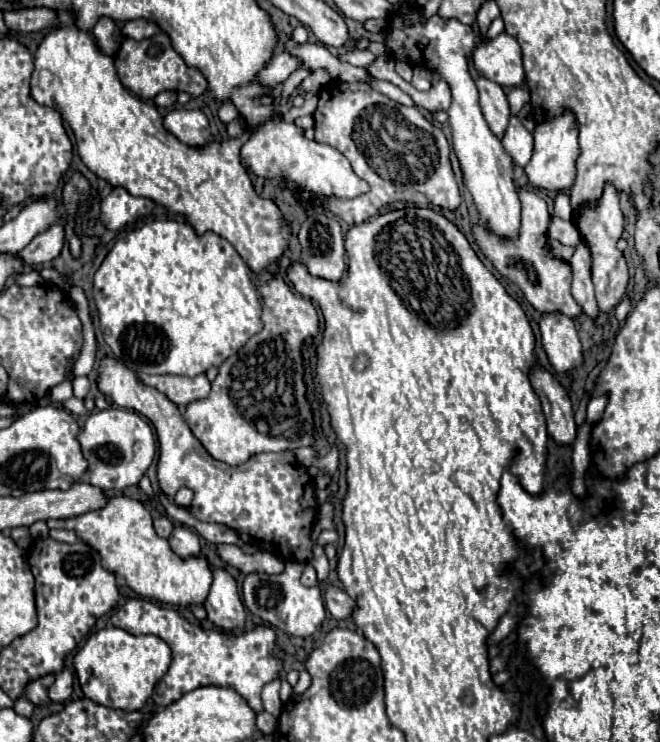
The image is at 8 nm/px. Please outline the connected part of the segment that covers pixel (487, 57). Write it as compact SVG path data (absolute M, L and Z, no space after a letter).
M506 32L486 44L480 44L474 50L474 66L482 76L508 88L520 86L526 76L522 66L520 44Z

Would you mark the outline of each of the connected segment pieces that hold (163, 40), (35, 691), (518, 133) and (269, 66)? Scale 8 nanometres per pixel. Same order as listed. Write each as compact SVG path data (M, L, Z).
M160 32L152 38L140 40L140 42L126 38L122 42L118 54L114 56L114 60L116 60L116 70L118 70L122 86L128 88L130 92L134 92L142 100L154 98L156 94L164 92L164 90L188 92L190 96L200 96L208 88L204 74L198 68L192 68L182 60L182 56L172 48L168 34L164 34L164 32Z
M54 674L42 676L42 678L38 678L38 680L34 680L34 682L30 682L30 684L26 686L24 696L26 696L30 702L34 702L36 706L46 706L46 704L50 704L48 688L52 686L52 682L54 682Z
M512 116L508 122L502 146L516 166L524 166L532 156L532 134L524 128L524 124L516 116Z
M288 52L276 54L264 64L264 70L260 70L260 74L254 80L260 82L260 86L264 88L274 88L276 84L282 84L296 68L300 68L298 58L294 58Z

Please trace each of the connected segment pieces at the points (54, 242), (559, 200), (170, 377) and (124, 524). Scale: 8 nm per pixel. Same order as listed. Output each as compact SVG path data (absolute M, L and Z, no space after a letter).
M64 220L56 222L46 232L38 234L24 250L16 254L16 258L20 258L28 266L50 262L60 254L62 244L64 244Z
M558 192L554 198L554 216L562 220L572 218L572 206L570 206L570 196L566 192Z
M140 374L138 376L142 384L152 386L160 390L162 394L168 396L174 404L190 404L194 400L202 400L210 394L210 382L206 374L198 374L194 378L190 376L174 376L174 374L164 374L164 376L150 376L150 374Z
M110 496L106 506L100 510L90 510L80 516L62 518L62 520L48 520L48 528L68 528L78 534L82 542L88 542L100 558L106 570L112 574L122 576L126 584L140 596L152 598L164 604L202 604L208 596L212 584L212 568L204 556L194 556L188 560L178 558L168 540L160 538L150 520L150 512L132 498L126 496Z

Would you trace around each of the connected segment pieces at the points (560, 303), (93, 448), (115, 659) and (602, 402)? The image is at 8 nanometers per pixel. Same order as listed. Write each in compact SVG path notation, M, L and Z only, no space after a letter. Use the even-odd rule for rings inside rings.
M518 188L518 196L522 202L522 216L520 216L520 234L516 238L504 238L500 234L494 234L484 226L484 222L472 226L472 236L480 246L480 250L484 252L484 256L494 264L494 268L510 282L514 282L538 312L562 312L570 318L576 318L582 312L582 308L570 294L570 282L572 282L570 264L556 258L548 250L548 234L546 234L550 224L548 206L536 192Z
M108 408L90 414L82 432L78 434L78 442L82 446L84 458L88 460L88 482L102 488L104 492L138 484L154 462L156 454L156 440L146 418L124 408Z
M102 628L94 632L74 656L74 668L86 698L118 710L140 710L152 696L156 682L166 674L172 660L170 646L154 636L134 636L122 628Z
M598 396L598 398L592 398L590 402L588 402L588 408L586 408L586 420L590 422L590 424L596 424L600 418L602 418L602 414L604 414L604 408L606 408L606 396Z

